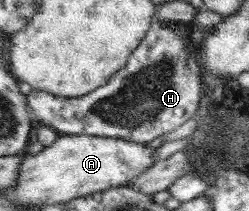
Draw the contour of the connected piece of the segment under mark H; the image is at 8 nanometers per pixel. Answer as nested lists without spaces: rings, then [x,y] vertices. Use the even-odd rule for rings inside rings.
[[[153,22],[145,38],[134,49],[124,68],[111,75],[111,79],[88,92],[86,96],[63,97],[46,91],[32,91],[27,96],[27,106],[32,108],[39,122],[66,135],[94,135],[117,139],[126,139],[130,142],[149,143],[154,138],[167,132],[176,130],[184,122],[190,120],[196,113],[199,105],[208,101],[208,84],[202,78],[202,67],[196,61],[194,53],[188,50],[188,42],[176,36],[173,25]]]

